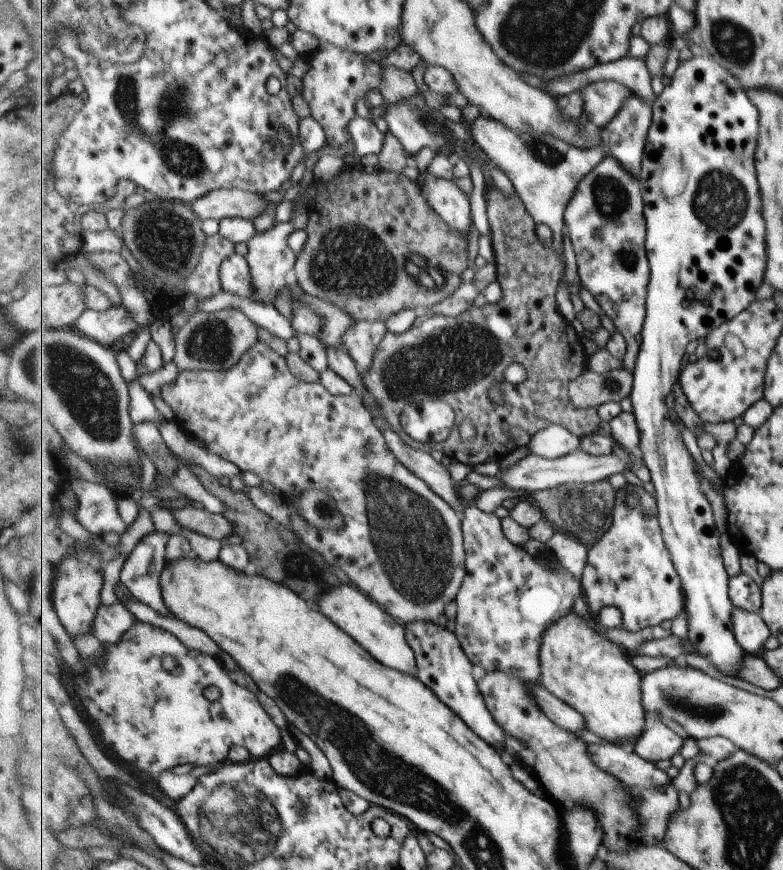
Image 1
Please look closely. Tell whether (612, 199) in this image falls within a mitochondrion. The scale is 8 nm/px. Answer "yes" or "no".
yes

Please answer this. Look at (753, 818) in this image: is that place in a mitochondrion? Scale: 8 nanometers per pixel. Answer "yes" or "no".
yes

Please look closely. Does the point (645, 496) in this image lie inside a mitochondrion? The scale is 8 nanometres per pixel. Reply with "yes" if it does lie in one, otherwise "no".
no

